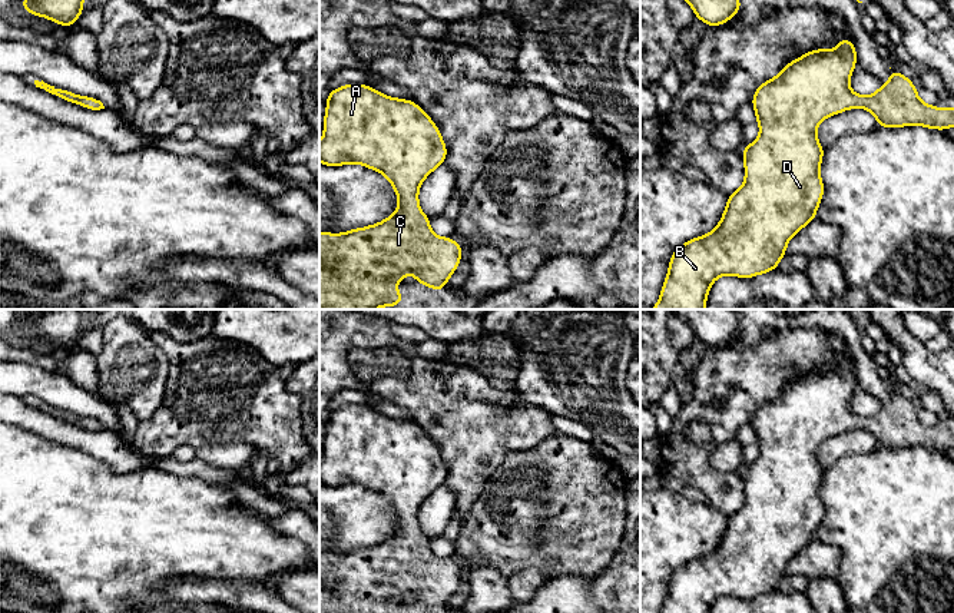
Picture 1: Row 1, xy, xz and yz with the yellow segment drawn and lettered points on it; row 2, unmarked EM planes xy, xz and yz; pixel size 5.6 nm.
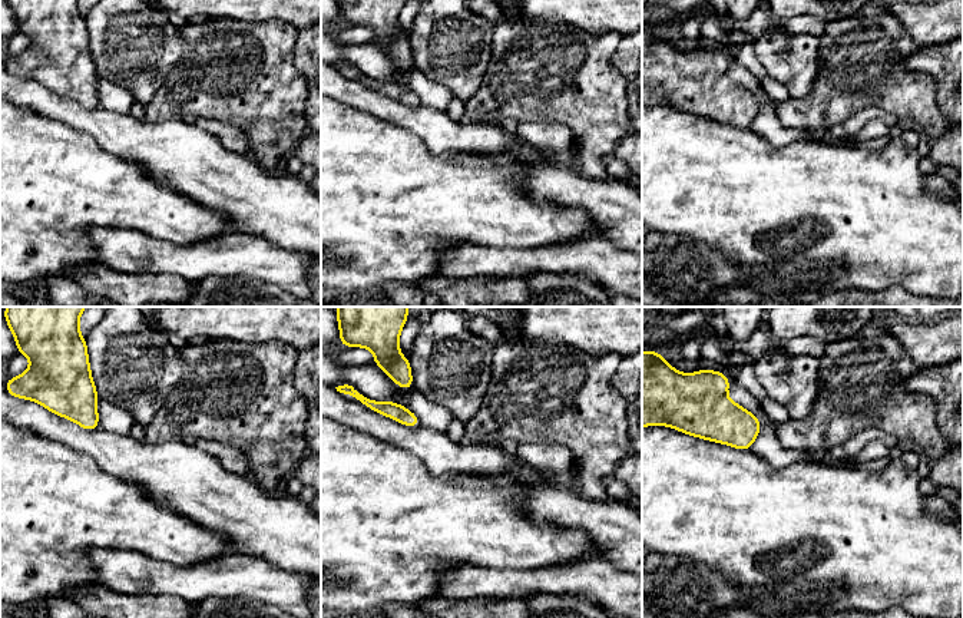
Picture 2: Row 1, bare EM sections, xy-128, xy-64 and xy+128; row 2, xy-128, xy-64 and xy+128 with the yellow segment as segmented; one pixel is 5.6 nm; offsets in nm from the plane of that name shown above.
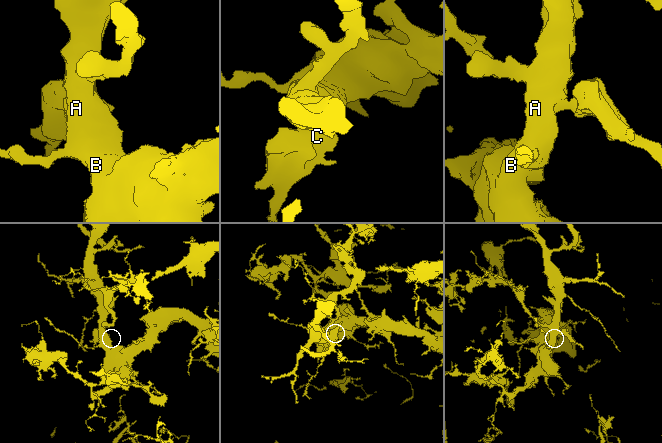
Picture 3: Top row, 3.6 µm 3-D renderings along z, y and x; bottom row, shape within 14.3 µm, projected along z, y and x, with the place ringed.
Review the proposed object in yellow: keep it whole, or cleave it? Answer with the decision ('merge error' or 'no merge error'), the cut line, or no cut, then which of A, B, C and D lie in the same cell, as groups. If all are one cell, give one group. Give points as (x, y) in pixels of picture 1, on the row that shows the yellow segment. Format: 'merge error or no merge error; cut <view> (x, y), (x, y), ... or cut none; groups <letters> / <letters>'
no merge error; cut none; groups A B C D

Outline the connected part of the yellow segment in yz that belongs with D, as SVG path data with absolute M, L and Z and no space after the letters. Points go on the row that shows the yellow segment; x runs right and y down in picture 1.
M841 39L835 50L811 50L755 90L751 103L761 133L742 149L745 182L728 195L726 209L712 232L688 241L672 254L660 298L652 309L705 309L716 278L752 278L778 268L786 254L786 243L816 218L824 196L819 166L825 149L816 137L818 125L824 119L861 107L869 110L881 127L920 125L945 130L954 126L954 107L938 109L922 103L911 79L894 69L890 80L874 95L854 93L849 79L855 66L855 46L849 39Z

